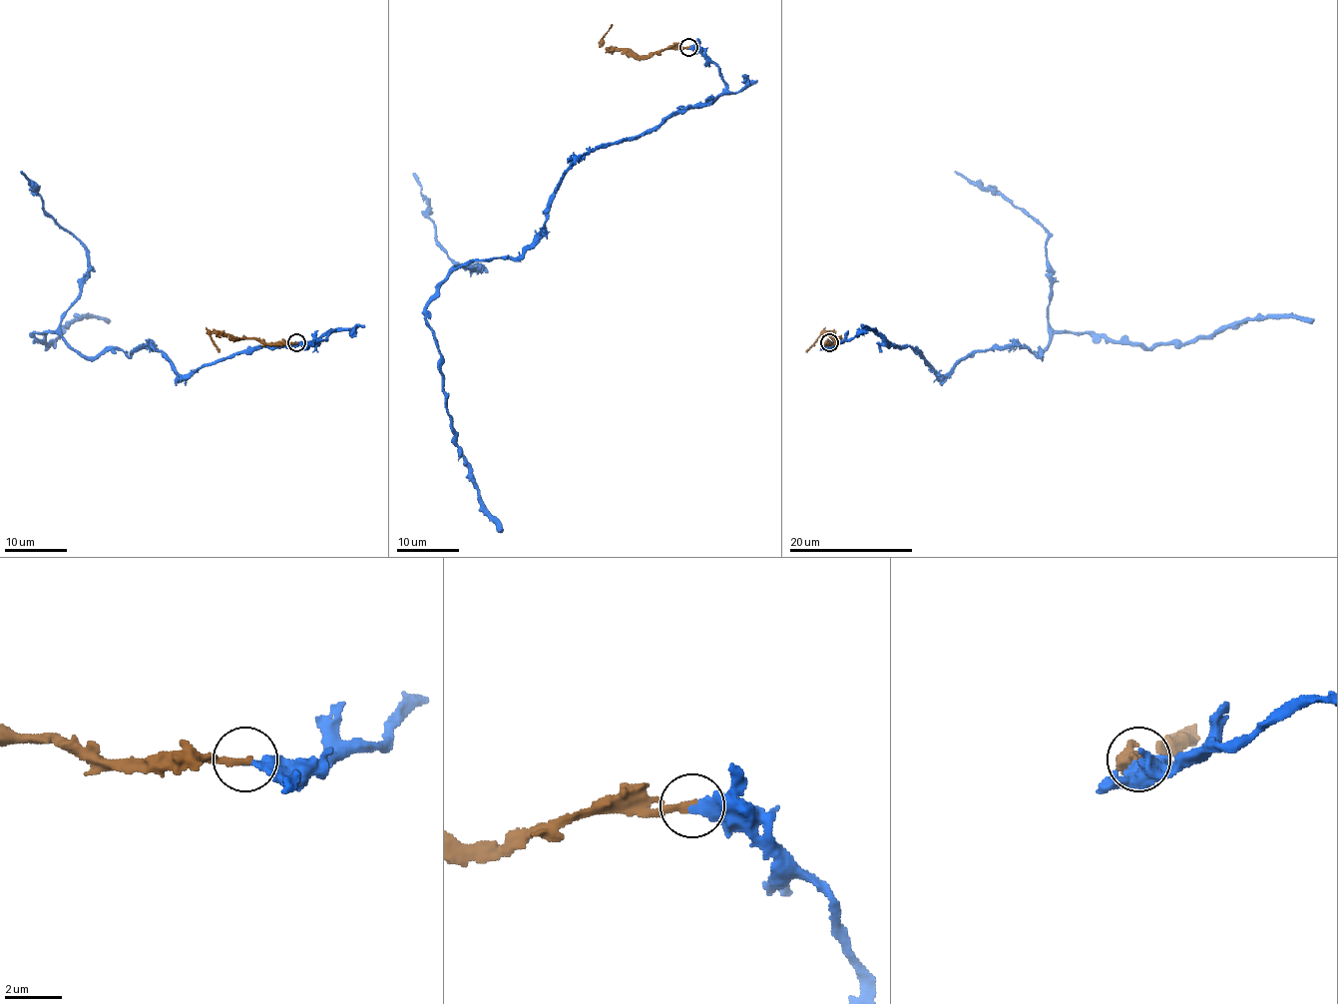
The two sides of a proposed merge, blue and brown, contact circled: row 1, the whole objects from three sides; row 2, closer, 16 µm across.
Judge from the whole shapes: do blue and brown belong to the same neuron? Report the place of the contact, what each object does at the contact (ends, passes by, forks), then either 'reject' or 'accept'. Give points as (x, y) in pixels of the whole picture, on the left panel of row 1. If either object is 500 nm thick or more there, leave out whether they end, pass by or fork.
at (296, 342); blue ends there; brown ends there; accept

